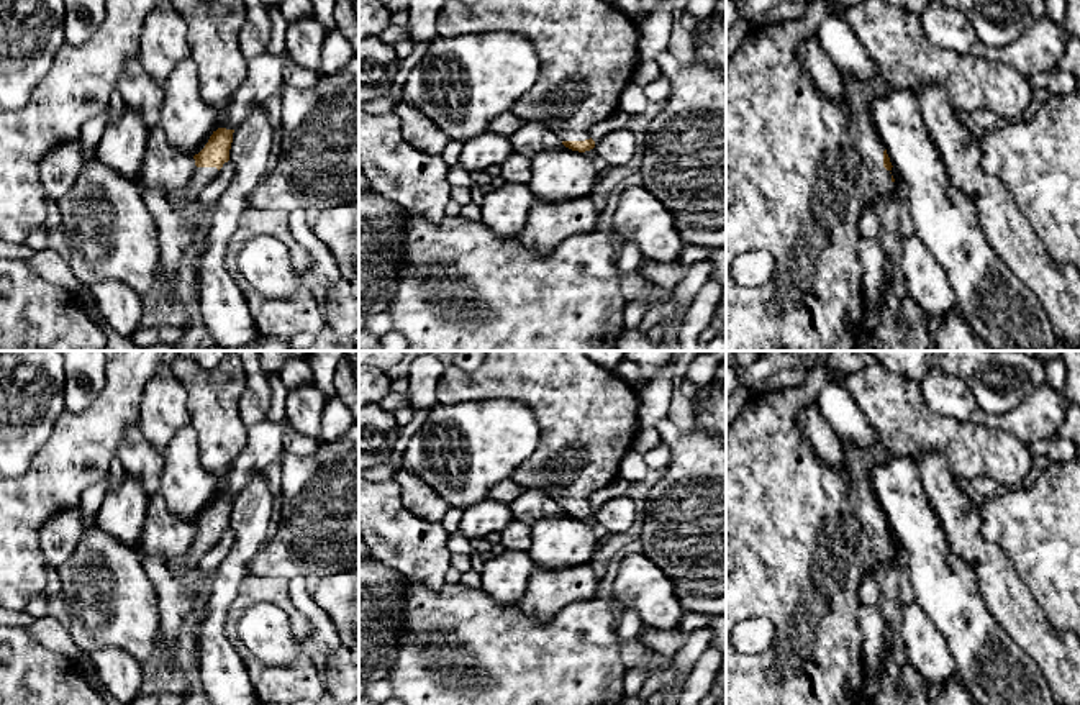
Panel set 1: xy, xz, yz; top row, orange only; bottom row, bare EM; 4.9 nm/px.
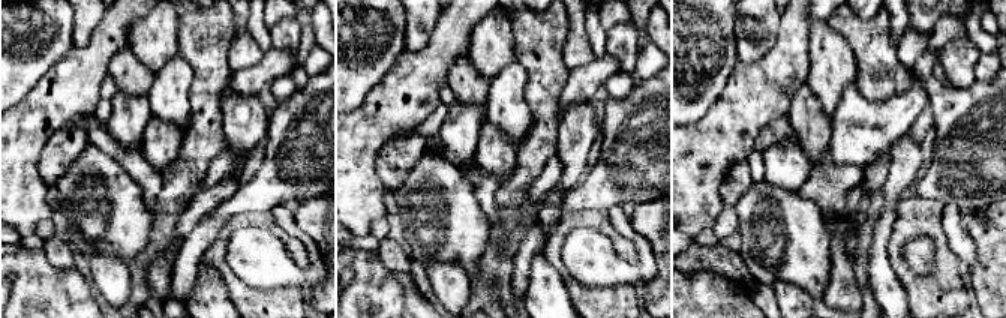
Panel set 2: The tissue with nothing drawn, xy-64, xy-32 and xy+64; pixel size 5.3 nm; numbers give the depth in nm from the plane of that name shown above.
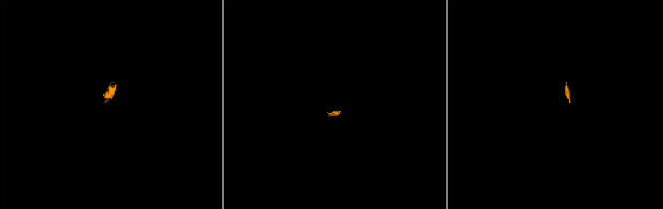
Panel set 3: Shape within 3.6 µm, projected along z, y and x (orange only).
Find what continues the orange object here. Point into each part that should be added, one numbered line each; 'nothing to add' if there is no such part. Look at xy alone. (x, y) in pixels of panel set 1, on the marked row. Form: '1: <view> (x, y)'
1: xy (202, 176)

